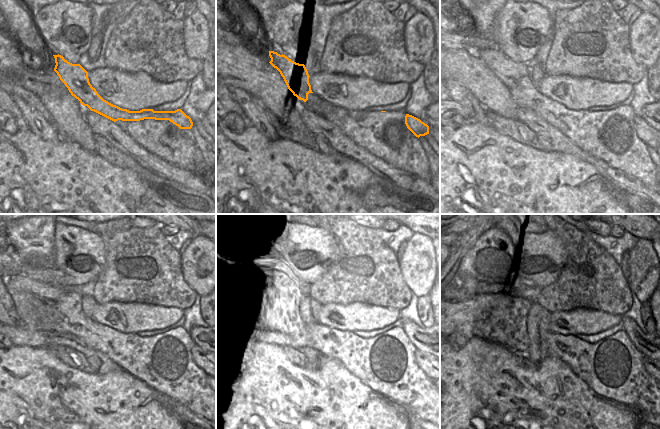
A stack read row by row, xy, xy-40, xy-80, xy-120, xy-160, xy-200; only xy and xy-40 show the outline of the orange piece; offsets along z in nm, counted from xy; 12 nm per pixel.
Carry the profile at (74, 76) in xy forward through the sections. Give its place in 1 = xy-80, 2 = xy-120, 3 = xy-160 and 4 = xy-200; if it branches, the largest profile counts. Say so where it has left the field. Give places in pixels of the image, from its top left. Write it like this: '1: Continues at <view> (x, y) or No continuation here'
1: Continues at xy-80 (508, 71)
2: Continues at xy-120 (51, 292)
3: Continues at xy-160 (419, 355)
4: Continues at xy-200 (643, 358).

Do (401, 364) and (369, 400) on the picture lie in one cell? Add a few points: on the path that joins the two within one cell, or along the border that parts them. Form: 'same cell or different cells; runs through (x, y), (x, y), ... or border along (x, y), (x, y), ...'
different cells; border along (358, 377), (369, 387), (397, 403)

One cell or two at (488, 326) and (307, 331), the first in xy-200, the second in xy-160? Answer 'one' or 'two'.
one

